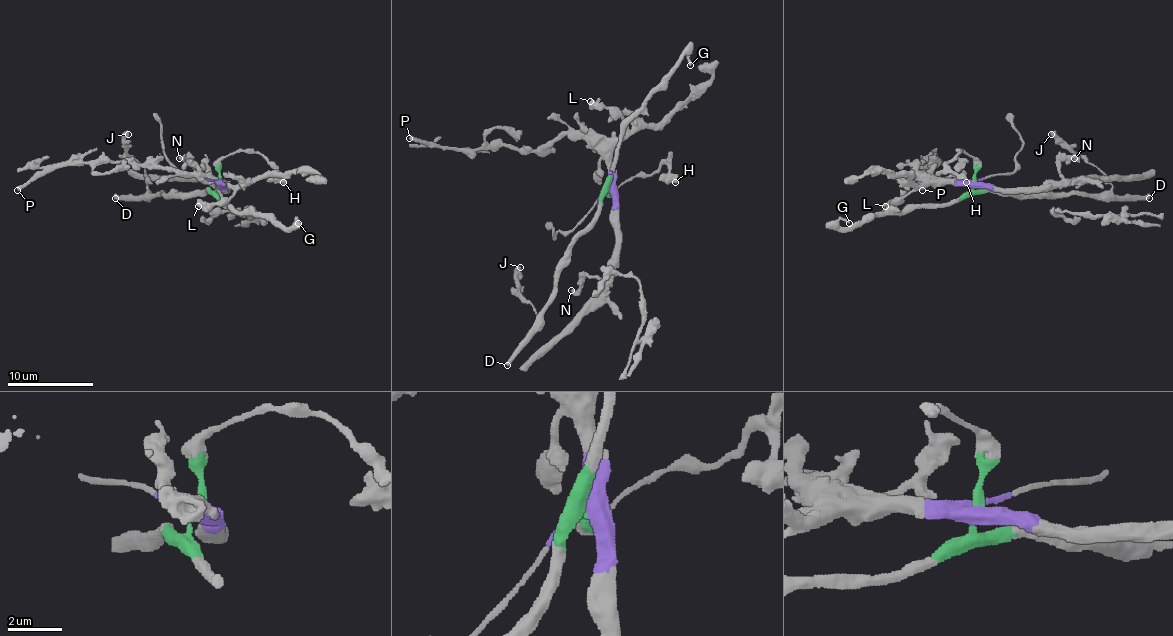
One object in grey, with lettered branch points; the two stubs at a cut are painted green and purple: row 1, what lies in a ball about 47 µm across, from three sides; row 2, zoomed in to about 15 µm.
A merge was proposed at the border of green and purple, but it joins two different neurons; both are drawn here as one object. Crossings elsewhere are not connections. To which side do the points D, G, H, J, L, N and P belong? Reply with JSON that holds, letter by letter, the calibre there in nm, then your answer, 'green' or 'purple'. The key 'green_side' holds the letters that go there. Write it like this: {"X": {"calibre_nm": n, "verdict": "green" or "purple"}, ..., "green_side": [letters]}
{"D": {"calibre_nm": 400, "verdict": "green"}, "G": {"calibre_nm": 200, "verdict": "green"}, "H": {"calibre_nm": 700, "verdict": "green"}, "J": {"calibre_nm": 480, "verdict": "green"}, "L": {"calibre_nm": 440, "verdict": "purple"}, "N": {"calibre_nm": 480, "verdict": "purple"}, "P": {"calibre_nm": 320, "verdict": "purple"}, "green_side": ["D", "G", "H", "J"]}

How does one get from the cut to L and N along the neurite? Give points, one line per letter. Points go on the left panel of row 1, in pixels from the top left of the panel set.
L: (217, 185), (226, 183), (234, 193), (228, 200), (204, 202), (198, 206)
N: (217, 185), (210, 178), (200, 176), (187, 157), (178, 159)

